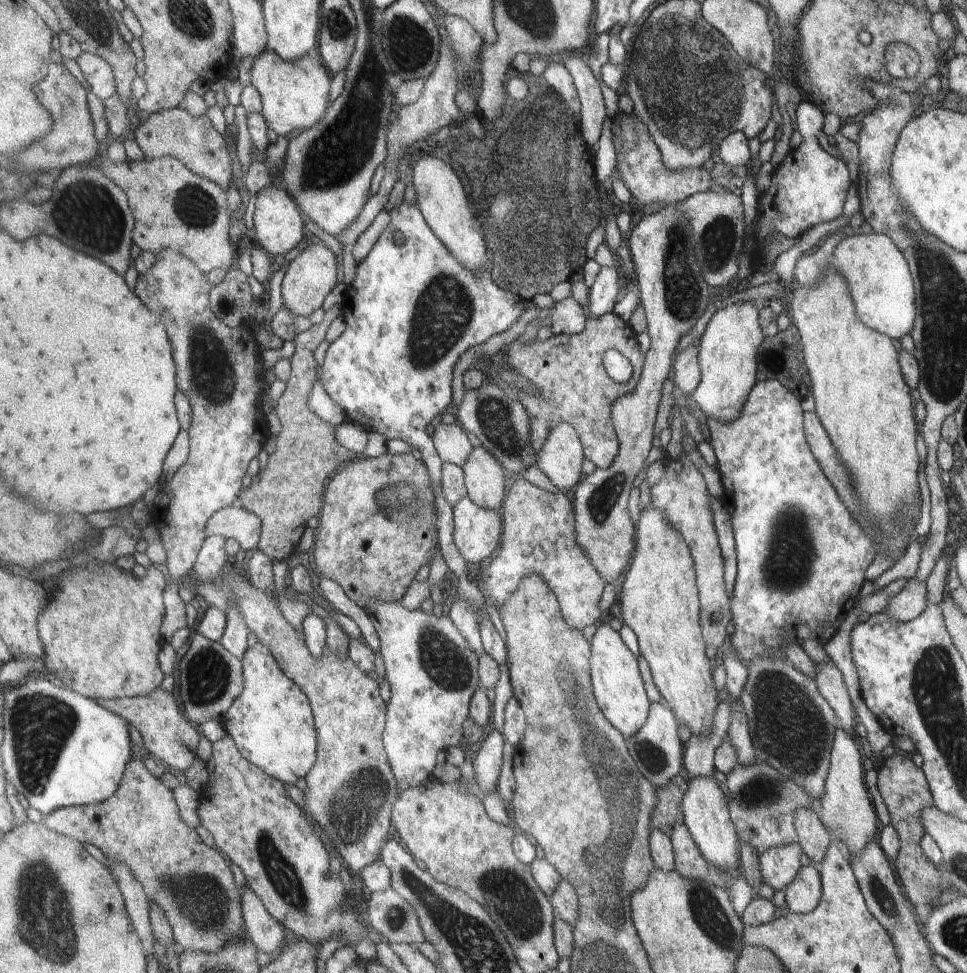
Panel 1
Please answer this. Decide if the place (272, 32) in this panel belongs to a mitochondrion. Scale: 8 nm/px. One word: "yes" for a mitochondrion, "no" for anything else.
no

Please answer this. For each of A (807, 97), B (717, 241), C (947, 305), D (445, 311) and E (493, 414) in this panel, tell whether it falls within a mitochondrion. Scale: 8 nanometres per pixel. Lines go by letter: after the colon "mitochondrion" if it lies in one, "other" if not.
A: other
B: mitochondrion
C: mitochondrion
D: mitochondrion
E: mitochondrion

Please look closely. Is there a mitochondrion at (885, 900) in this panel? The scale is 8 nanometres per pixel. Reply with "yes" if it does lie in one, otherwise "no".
yes

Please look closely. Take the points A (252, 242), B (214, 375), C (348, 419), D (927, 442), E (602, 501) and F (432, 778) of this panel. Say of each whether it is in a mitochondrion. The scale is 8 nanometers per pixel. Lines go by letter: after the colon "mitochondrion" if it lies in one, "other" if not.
A: other
B: mitochondrion
C: other
D: other
E: mitochondrion
F: other

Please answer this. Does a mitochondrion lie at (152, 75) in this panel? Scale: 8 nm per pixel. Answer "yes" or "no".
no

